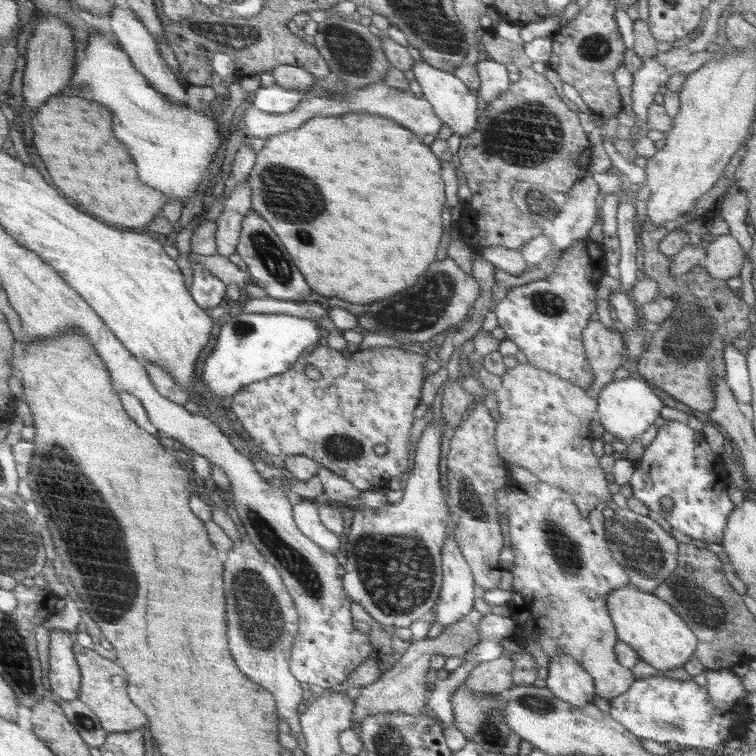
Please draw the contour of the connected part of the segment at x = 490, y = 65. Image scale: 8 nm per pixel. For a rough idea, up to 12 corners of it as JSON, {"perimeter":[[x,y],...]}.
{"perimeter":[[494,59],[475,67],[481,80],[476,90],[486,103],[512,83],[506,65]]}

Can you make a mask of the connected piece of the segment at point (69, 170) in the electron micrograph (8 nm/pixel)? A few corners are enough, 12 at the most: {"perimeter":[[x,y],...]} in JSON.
{"perimeter":[[54,95],[31,117],[52,182],[84,212],[142,228],[142,184],[112,114]]}

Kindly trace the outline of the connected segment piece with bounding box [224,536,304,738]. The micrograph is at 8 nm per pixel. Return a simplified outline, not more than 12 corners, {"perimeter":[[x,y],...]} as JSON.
{"perimeter":[[246,537],[225,556],[228,640],[300,738],[293,598]]}

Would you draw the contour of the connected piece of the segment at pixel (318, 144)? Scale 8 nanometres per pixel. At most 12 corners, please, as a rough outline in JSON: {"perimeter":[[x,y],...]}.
{"perimeter":[[366,112],[269,136],[251,210],[357,305],[442,240],[435,153]]}

